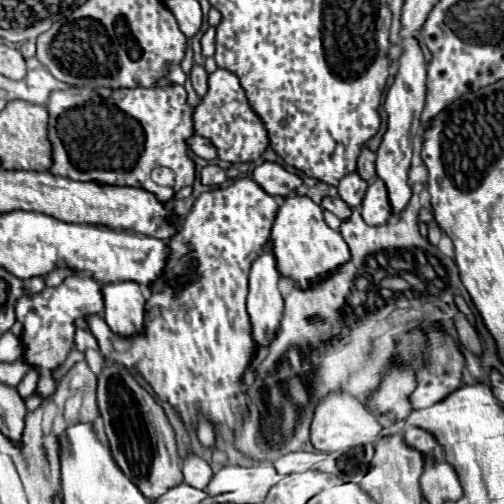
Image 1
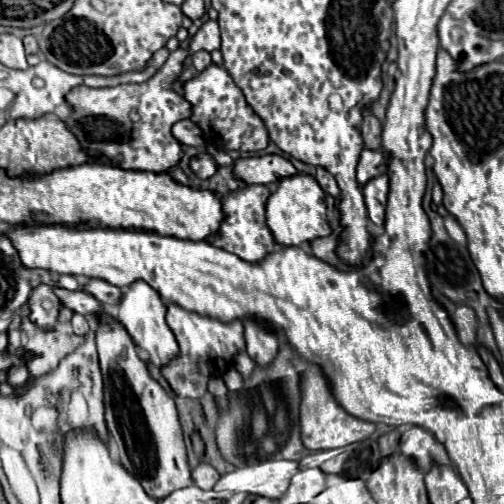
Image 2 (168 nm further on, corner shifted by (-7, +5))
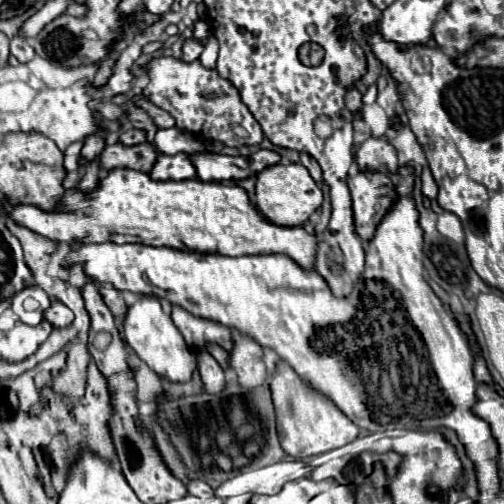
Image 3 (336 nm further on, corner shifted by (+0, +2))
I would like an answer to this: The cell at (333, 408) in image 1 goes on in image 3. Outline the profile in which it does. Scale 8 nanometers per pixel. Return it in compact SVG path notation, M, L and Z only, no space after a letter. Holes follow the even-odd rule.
M279 361L273 379L269 381L271 393L273 393L273 403L277 411L277 431L279 431L279 441L281 447L287 455L303 459L311 455L321 455L331 449L343 447L351 441L357 439L359 427L349 421L335 405L329 401L325 395L317 393L317 389L311 389L301 381L301 377L285 363Z

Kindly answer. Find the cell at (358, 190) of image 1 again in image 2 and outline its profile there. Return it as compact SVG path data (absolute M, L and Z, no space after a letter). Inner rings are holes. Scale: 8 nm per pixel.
M364 148L360 154L358 174L356 174L360 186L364 186L370 178L380 176L380 174L388 174L388 156L382 150Z

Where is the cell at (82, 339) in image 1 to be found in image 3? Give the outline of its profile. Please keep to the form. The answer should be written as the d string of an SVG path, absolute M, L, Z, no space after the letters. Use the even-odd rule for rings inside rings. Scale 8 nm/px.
M53 301L51 307L45 311L45 319L53 327L69 327L73 323L73 311L59 301Z

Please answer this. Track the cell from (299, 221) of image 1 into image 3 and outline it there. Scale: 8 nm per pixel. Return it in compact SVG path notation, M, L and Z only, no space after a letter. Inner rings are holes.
M301 163L273 165L257 175L257 209L273 225L305 227L309 215L321 207L321 201L323 201L321 189Z

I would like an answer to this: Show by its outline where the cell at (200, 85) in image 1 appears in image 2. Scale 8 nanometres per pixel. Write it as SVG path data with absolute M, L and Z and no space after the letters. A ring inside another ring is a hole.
M200 50L200 52L196 52L196 54L192 56L192 64L194 64L196 72L202 72L204 68L208 68L208 66L212 64L212 60L210 60L210 54L208 54L206 50Z

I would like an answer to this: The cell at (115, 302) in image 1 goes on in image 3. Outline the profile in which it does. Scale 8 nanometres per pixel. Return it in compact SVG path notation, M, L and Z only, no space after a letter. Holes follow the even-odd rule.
M141 295L133 305L129 305L123 319L123 335L137 357L143 359L159 377L165 377L169 381L189 381L197 369L197 355L185 345L179 329L163 311L163 305L157 297Z

